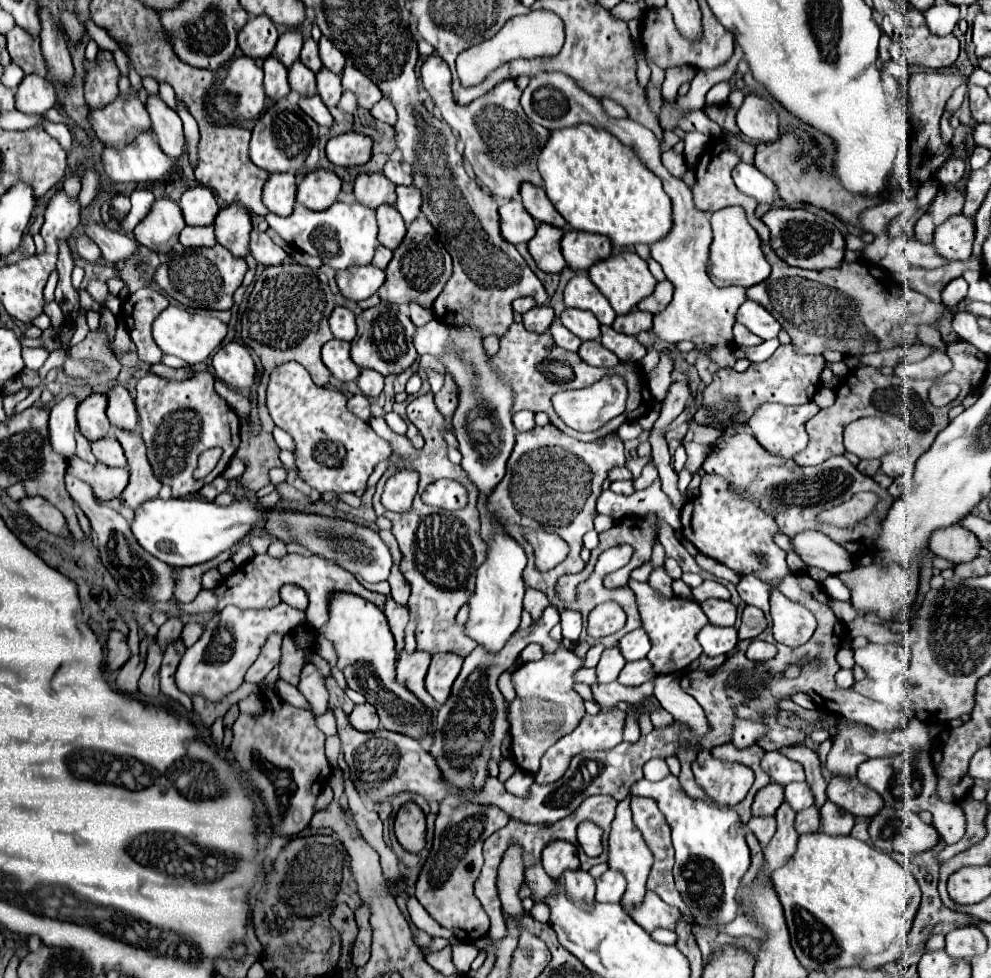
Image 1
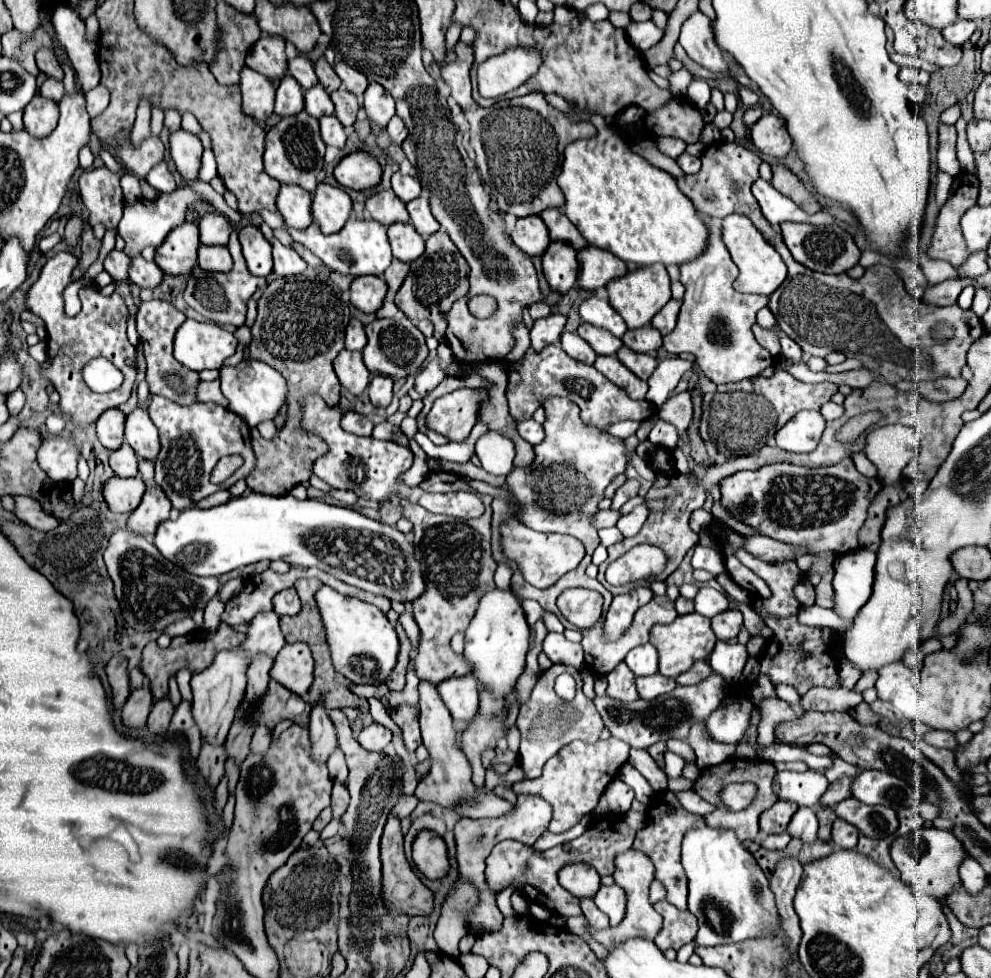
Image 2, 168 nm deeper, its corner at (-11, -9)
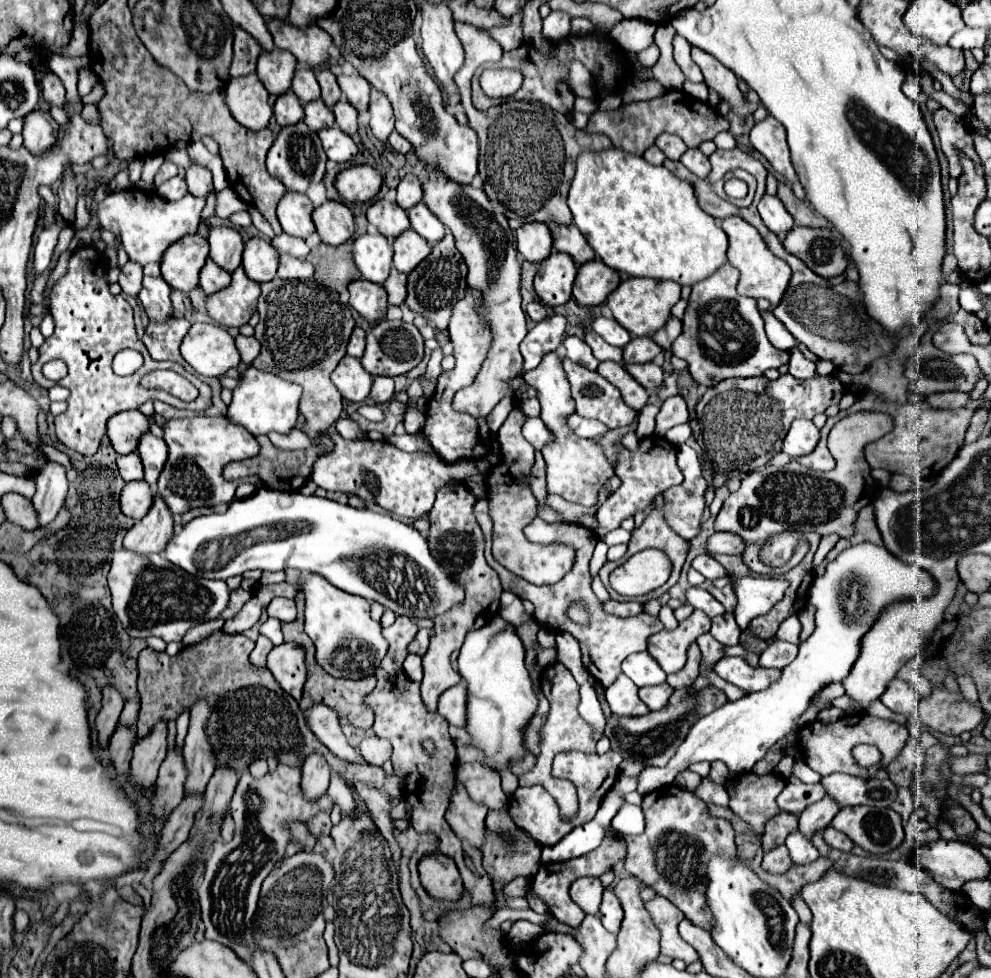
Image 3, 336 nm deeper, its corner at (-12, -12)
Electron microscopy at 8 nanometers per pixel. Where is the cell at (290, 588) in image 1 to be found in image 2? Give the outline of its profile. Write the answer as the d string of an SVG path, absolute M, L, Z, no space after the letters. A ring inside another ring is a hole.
M285 589L275 595L275 611L279 615L297 615L301 611L301 599L295 589Z

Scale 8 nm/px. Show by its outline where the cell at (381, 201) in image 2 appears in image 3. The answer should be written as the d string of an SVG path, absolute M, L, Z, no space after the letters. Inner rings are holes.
M378 200L368 208L366 216L368 216L368 222L374 224L380 230L380 234L384 234L390 240L410 228L410 220L406 212L396 202Z

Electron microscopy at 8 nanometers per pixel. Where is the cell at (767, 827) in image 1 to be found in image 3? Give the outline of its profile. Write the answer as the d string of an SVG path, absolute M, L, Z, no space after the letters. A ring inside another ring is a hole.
M784 846L774 848L772 852L764 854L762 868L764 868L766 872L772 872L772 874L784 874L784 872L788 872L790 866L792 866L792 860L790 860L788 850L786 850Z

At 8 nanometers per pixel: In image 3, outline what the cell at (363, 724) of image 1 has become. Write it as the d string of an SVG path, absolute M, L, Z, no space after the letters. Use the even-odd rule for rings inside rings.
M372 736L372 738L364 738L360 742L360 754L366 764L382 766L392 754L392 746L388 744L388 740L380 740L380 738Z

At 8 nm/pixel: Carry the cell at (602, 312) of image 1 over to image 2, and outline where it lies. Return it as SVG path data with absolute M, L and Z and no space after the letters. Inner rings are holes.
M591 295L589 299L585 299L579 305L579 315L583 321L597 325L597 327L603 327L603 329L611 331L615 337L623 337L623 333L627 331L623 317L601 295Z

